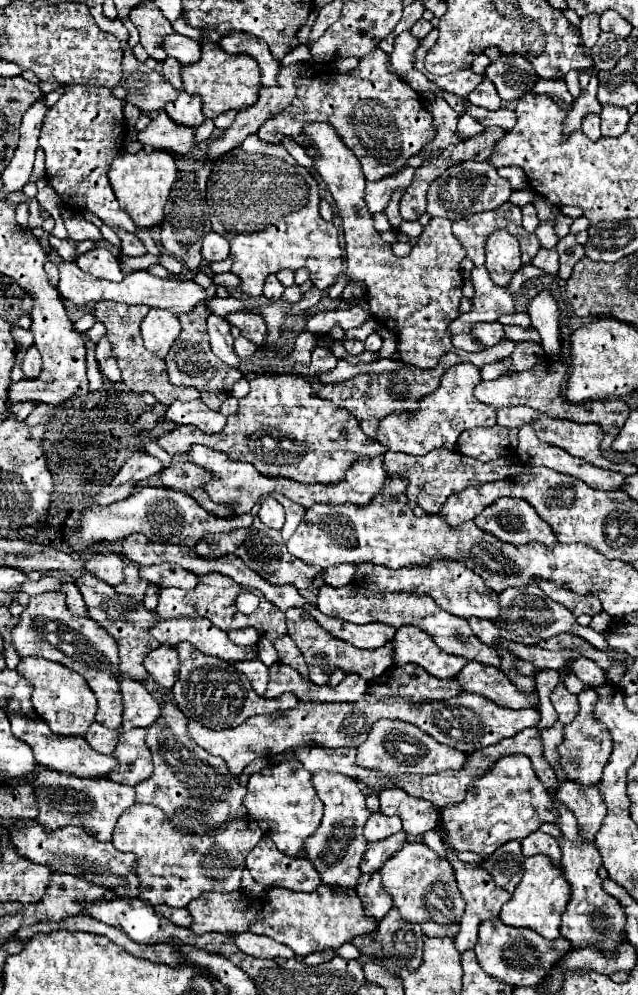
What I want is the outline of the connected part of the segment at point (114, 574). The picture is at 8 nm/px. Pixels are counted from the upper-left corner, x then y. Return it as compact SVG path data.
M106 553L106 555L94 555L90 561L86 561L86 571L102 581L106 581L108 585L116 587L118 583L124 581L124 561L120 555L114 553Z

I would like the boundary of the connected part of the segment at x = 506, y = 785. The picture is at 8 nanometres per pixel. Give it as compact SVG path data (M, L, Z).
M522 755L502 757L496 761L494 769L486 777L478 777L470 785L466 799L450 807L442 821L446 825L448 841L446 845L456 851L472 851L478 855L490 855L506 841L520 841L530 833L538 831L542 823L558 821L558 809L554 799L546 793L544 785L538 781L530 759Z

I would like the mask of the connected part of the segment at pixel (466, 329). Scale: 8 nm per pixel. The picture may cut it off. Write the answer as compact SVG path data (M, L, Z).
M474 267L472 269L472 283L476 289L476 305L468 315L460 315L460 319L450 323L450 333L470 333L476 323L484 321L498 321L500 315L514 313L514 299L512 295L490 283L490 275L486 273L486 267Z

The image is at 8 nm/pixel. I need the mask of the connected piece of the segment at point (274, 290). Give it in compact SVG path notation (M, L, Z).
M270 275L270 277L266 277L266 283L264 283L264 297L266 299L280 299L282 297L282 291L284 291L284 287L278 283L278 279L276 279L276 275Z

